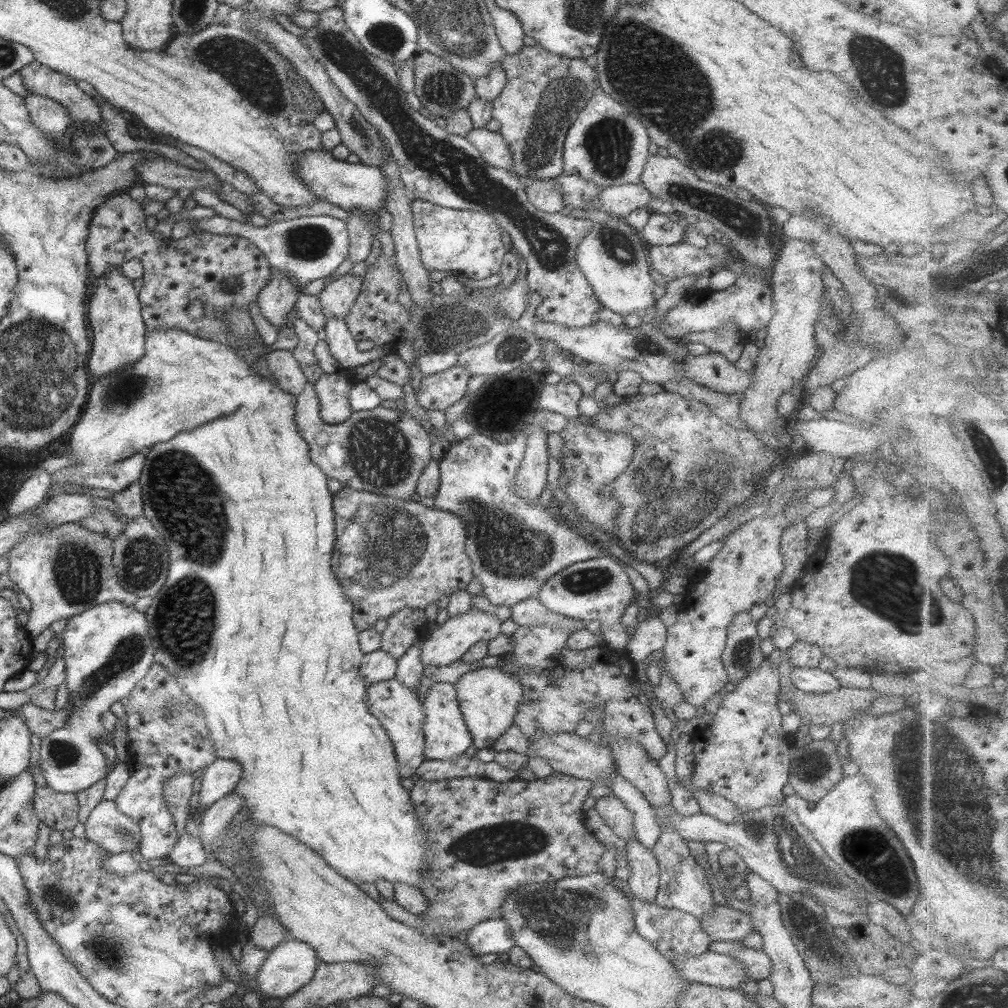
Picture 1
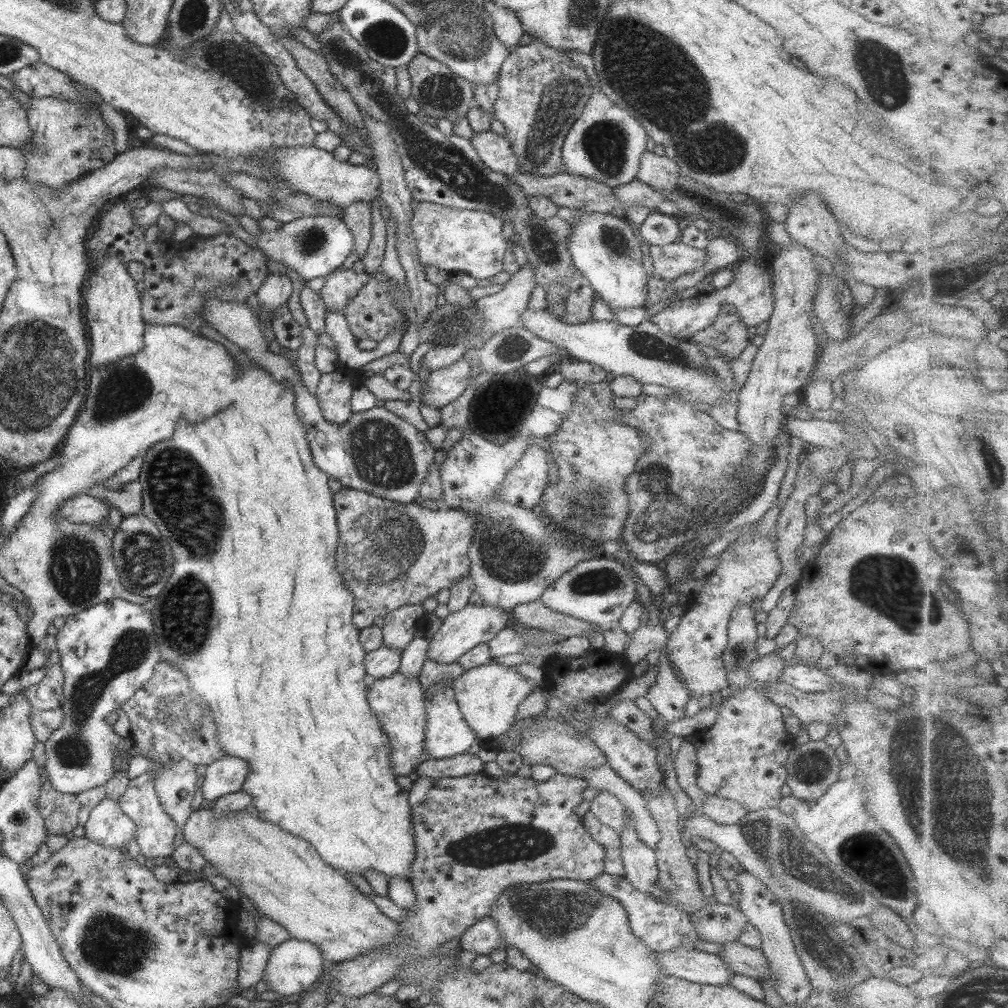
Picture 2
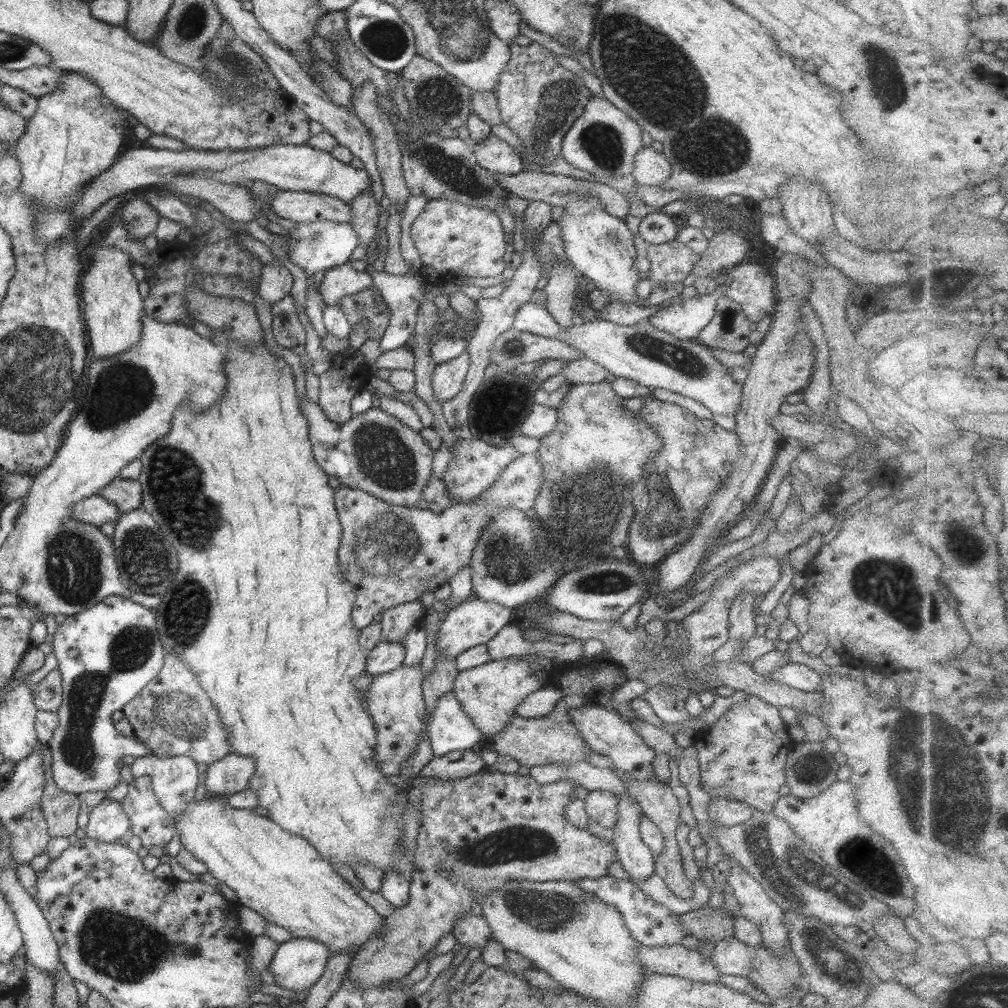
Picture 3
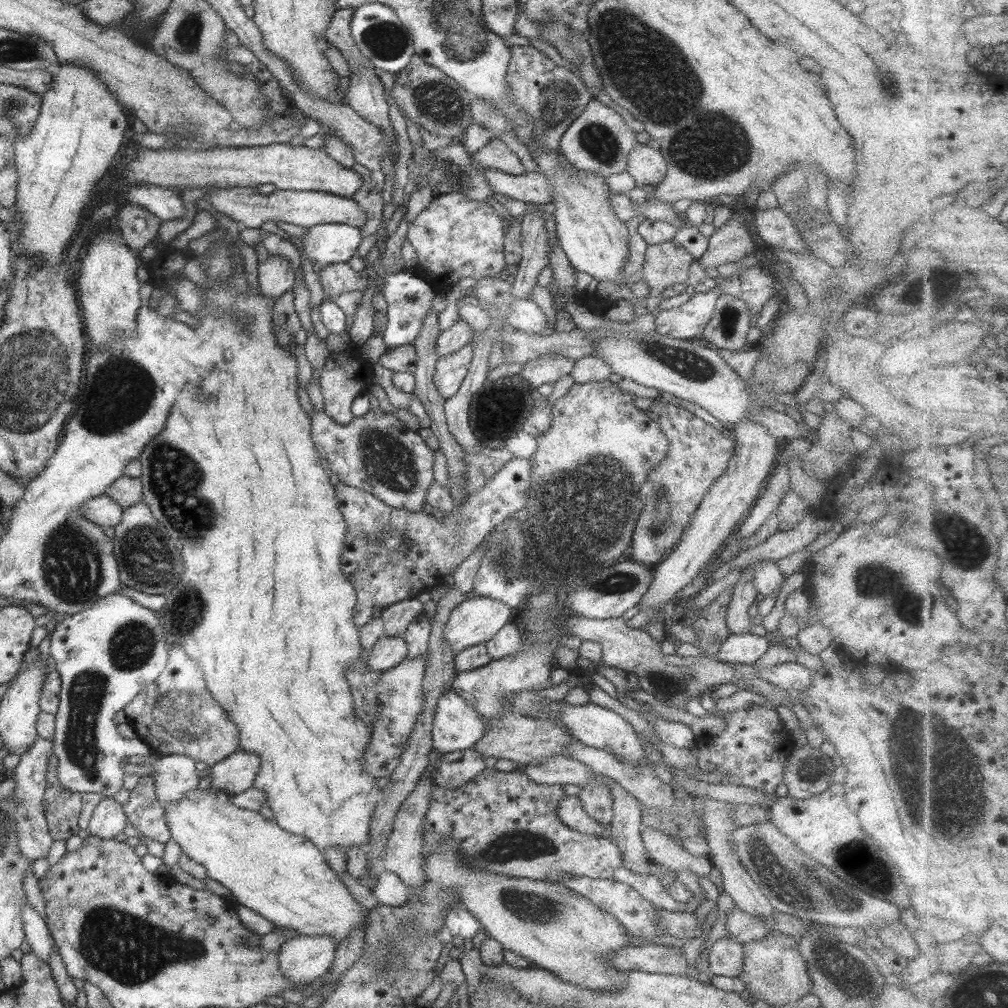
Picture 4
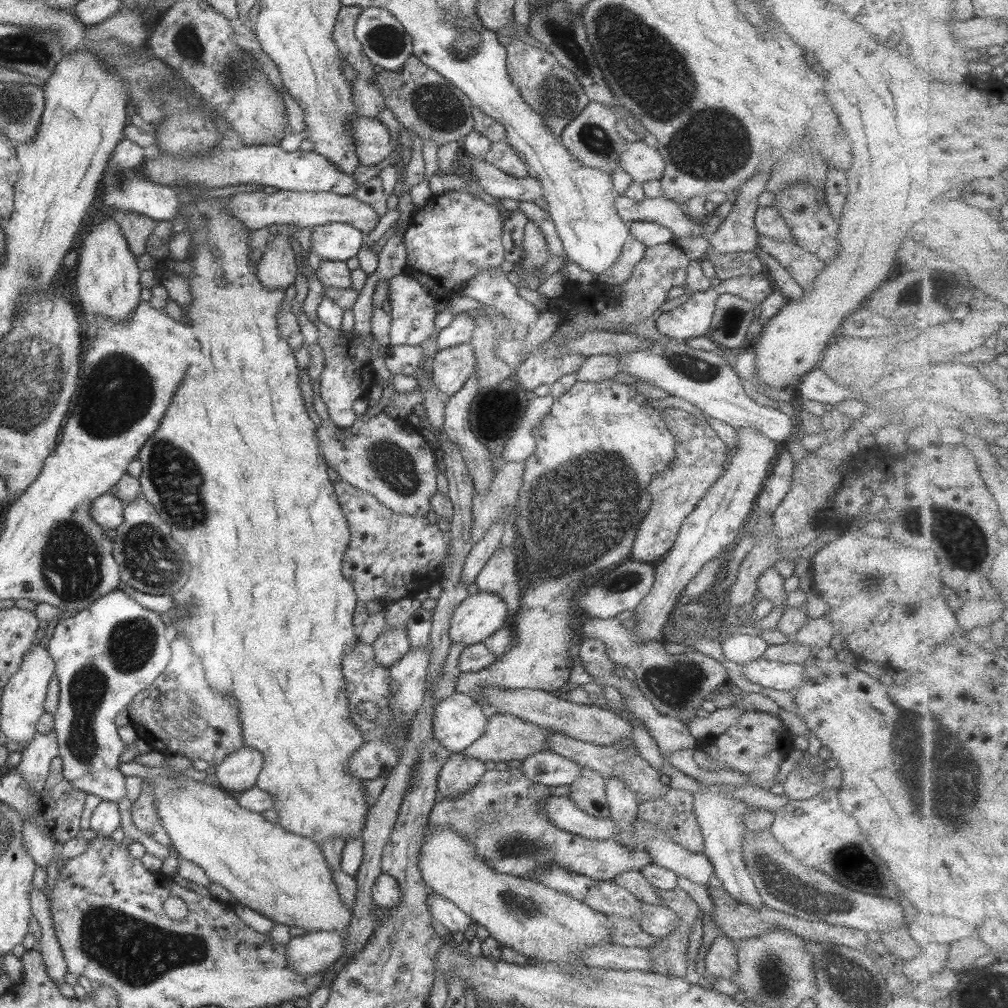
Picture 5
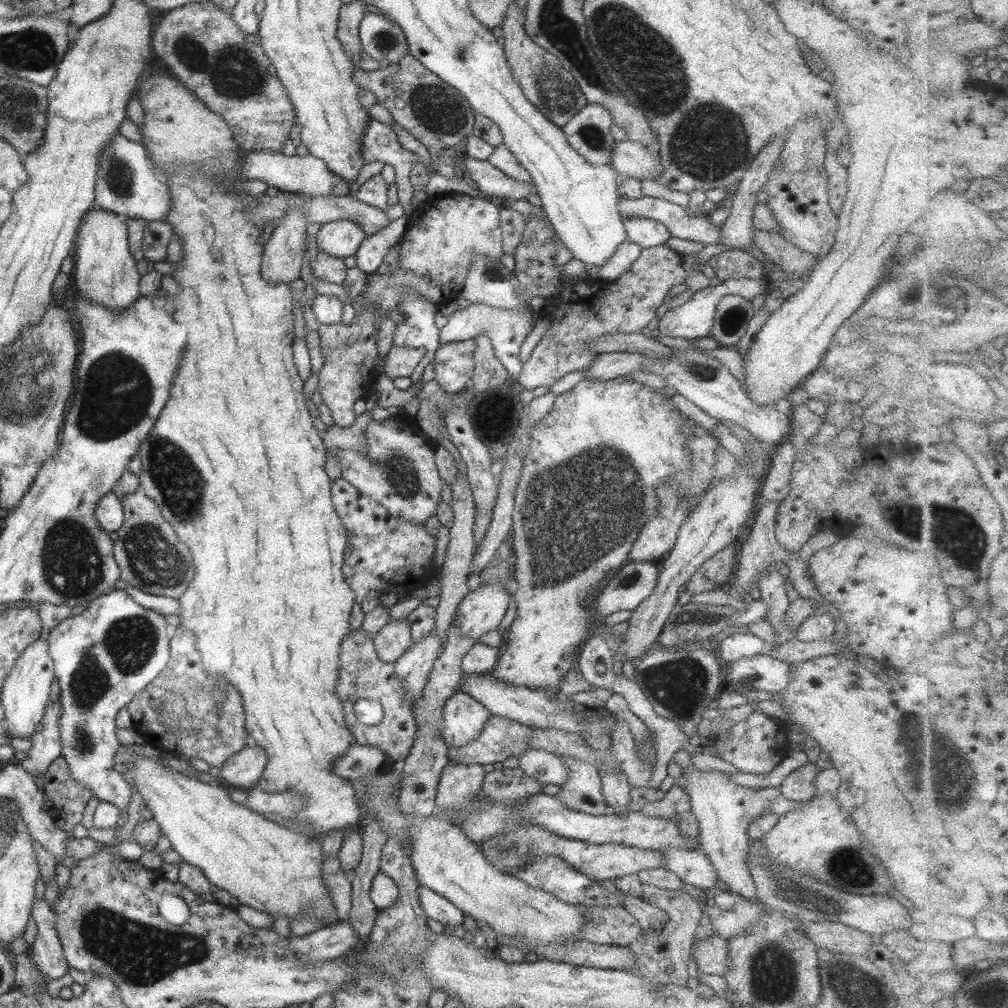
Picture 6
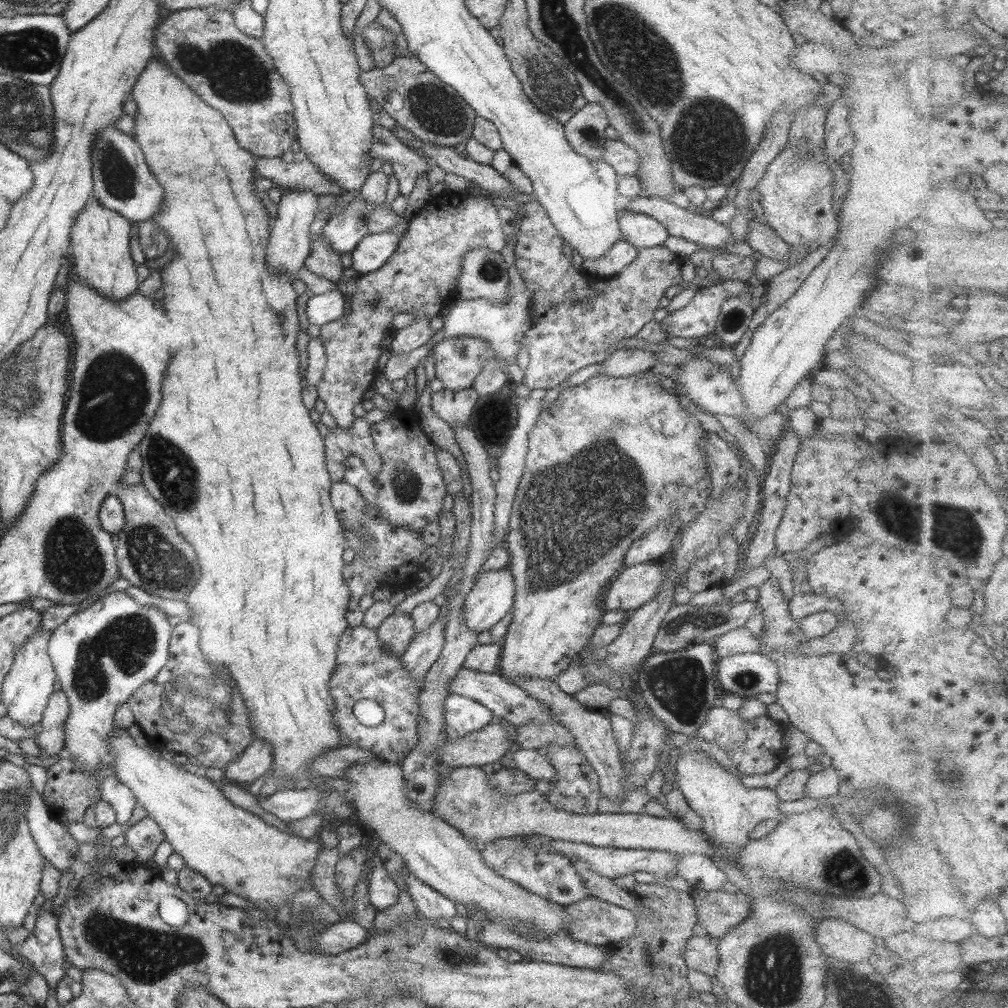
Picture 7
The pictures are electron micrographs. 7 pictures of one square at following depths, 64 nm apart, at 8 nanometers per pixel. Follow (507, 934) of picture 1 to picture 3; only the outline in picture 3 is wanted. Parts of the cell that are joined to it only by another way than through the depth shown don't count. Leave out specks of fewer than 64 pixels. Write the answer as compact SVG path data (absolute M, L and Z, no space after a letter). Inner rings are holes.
M468 914L460 918L451 932L456 937L456 941L470 948L484 948L489 941L494 940L491 928L480 914Z

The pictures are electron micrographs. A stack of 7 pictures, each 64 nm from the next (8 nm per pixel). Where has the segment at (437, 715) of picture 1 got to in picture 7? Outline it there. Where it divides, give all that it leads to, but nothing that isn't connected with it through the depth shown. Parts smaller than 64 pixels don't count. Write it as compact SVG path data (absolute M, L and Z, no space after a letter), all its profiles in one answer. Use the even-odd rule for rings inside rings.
M459 694L443 698L445 733L451 739L482 730L494 719L494 713L483 704Z

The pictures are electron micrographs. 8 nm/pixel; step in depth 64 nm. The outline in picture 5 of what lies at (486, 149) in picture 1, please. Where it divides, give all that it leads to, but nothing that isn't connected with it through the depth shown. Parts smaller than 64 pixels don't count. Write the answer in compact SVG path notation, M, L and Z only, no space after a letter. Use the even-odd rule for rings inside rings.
M506 140L493 142L488 154L480 159L493 164L502 172L516 178L526 178L532 173L527 164Z

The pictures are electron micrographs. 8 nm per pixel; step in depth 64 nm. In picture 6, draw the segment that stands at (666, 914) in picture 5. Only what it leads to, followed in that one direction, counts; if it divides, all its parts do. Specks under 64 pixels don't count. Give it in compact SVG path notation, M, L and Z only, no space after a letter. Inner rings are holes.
M616 889L616 895L620 897L620 905L636 918L642 929L657 929L664 926L666 922L670 922L670 917L664 913L664 910L642 901L640 897L629 896L618 889Z

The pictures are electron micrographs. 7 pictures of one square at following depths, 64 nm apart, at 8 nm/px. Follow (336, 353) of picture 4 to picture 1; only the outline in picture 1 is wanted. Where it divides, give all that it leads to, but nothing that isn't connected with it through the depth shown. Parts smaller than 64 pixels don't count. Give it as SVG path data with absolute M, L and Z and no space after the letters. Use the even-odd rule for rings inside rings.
M340 369L336 373L322 373L317 380L319 416L323 422L330 425L338 425L352 417L349 395L350 386L354 380L348 380L346 372Z

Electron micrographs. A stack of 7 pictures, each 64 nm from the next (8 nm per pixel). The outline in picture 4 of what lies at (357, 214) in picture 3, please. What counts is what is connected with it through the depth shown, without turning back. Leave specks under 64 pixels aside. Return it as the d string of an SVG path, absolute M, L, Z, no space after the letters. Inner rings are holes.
M364 180L362 186L353 196L354 202L364 209L368 214L367 223L361 226L363 237L374 234L379 229L379 224L383 221L382 208L384 208L384 198L380 194L376 181Z

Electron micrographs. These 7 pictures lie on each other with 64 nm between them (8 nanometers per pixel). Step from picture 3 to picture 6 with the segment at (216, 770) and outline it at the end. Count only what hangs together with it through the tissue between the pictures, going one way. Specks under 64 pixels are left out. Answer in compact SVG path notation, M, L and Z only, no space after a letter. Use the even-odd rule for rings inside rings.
M256 744L244 747L222 765L219 781L232 788L252 789L263 775L268 759L265 748Z

